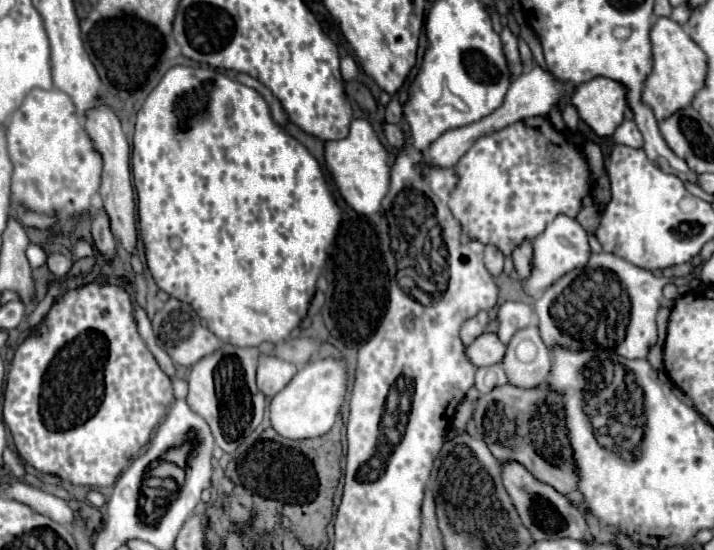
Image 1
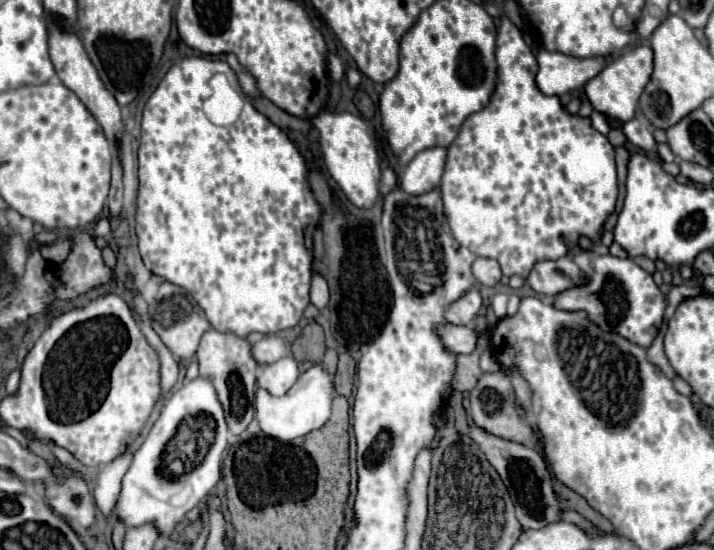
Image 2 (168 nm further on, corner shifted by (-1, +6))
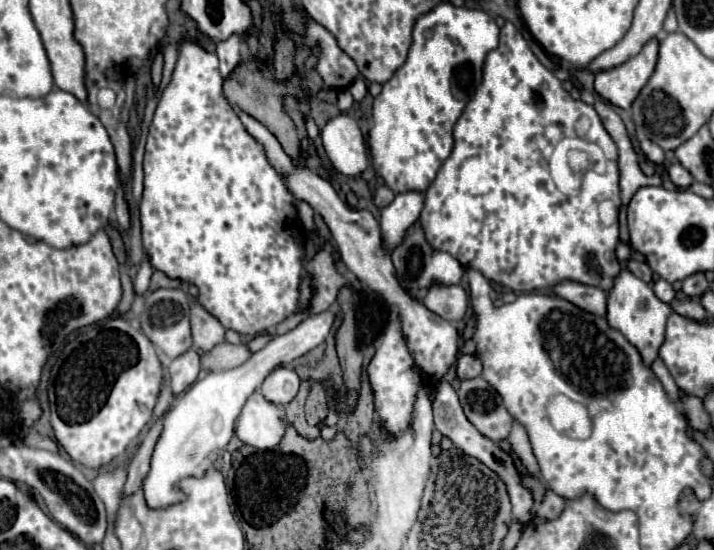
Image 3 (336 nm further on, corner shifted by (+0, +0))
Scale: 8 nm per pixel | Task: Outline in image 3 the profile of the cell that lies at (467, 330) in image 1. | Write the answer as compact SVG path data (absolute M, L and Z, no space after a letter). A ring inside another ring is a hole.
M431 286L423 304L437 316L449 322L459 322L467 312L469 298L463 286Z

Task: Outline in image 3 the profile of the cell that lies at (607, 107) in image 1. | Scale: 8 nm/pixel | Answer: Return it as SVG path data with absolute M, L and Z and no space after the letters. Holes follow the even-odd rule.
M649 40L641 54L629 58L629 62L595 74L595 92L613 106L629 110L655 70L657 48L657 40Z

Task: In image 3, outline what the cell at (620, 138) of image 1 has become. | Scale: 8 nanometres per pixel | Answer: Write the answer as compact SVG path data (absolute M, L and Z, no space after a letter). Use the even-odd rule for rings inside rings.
M641 140L641 150L643 150L643 154L653 162L653 164L663 164L663 160L665 160L665 154L663 154L663 150L655 144L655 142L649 142L649 140Z

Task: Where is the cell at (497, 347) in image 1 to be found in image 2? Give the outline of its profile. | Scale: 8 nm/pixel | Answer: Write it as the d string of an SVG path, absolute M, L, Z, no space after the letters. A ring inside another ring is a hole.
M444 324L436 328L436 334L442 340L442 346L446 352L452 354L470 354L476 348L476 332L470 326L454 326Z

